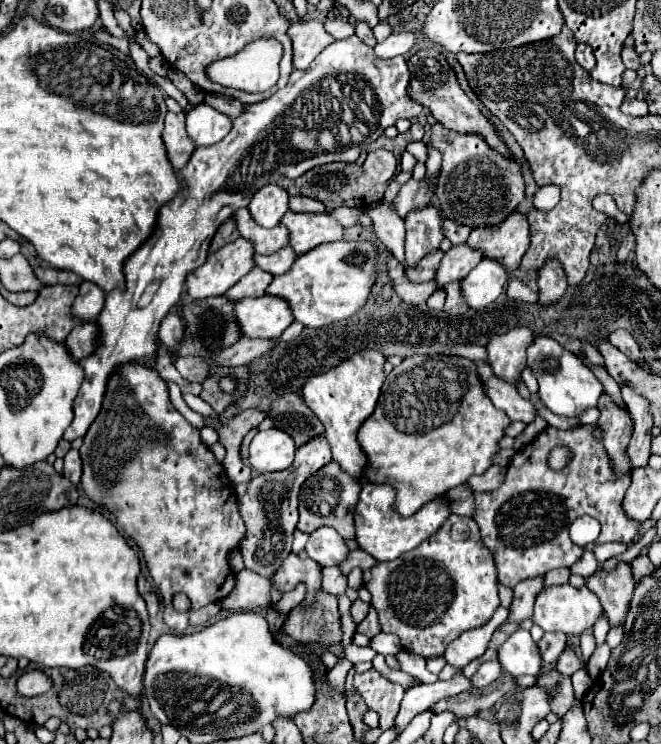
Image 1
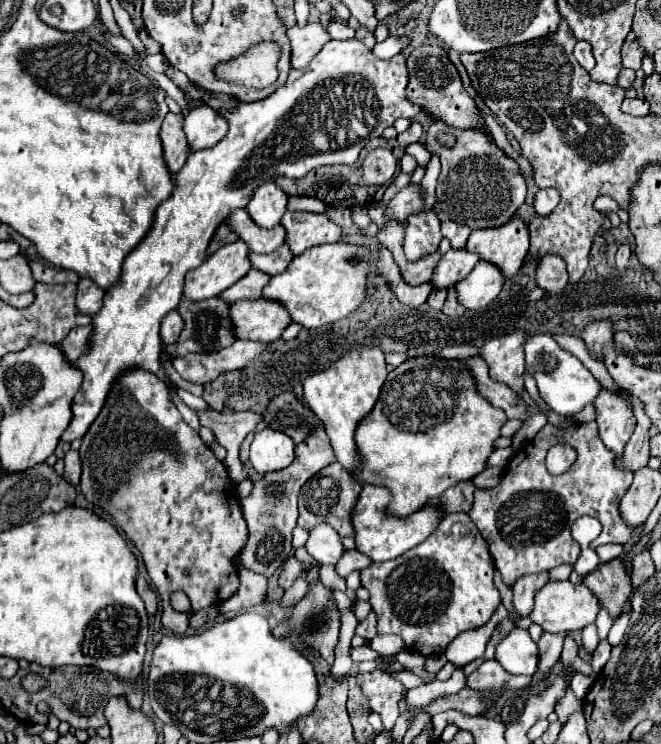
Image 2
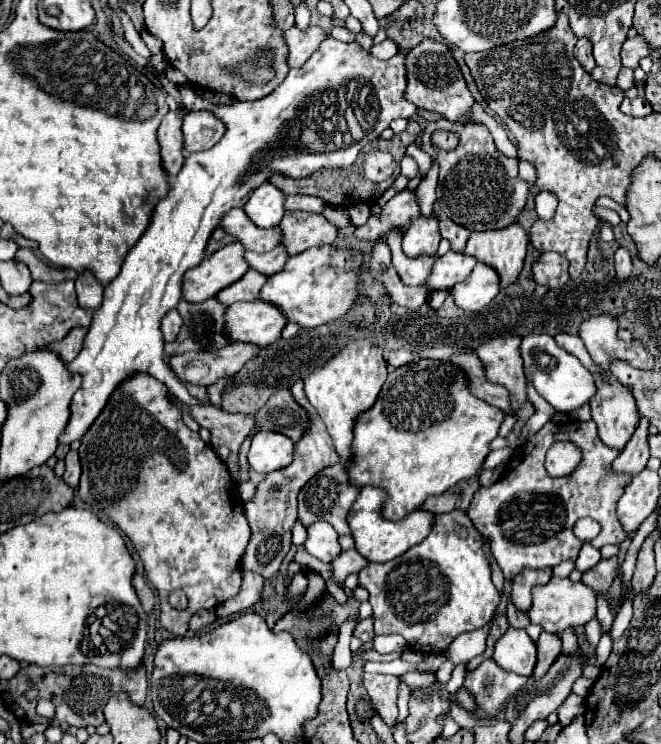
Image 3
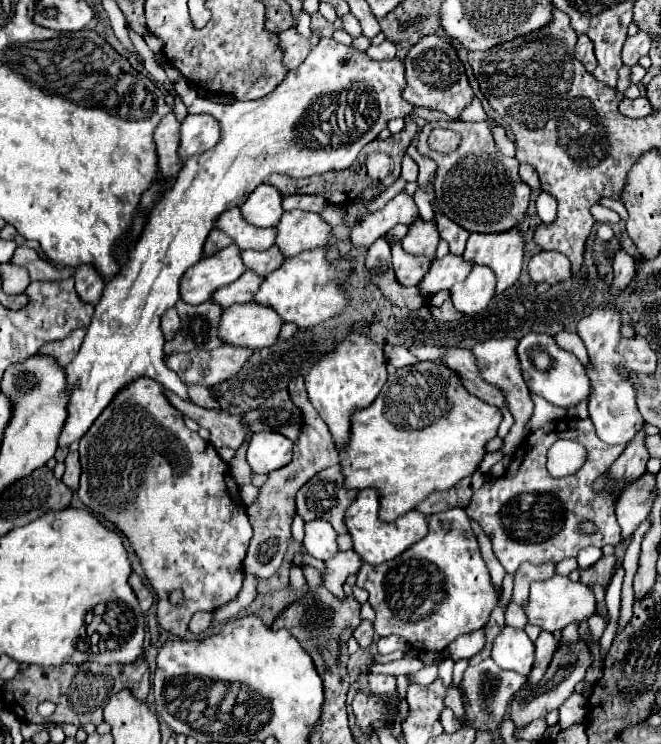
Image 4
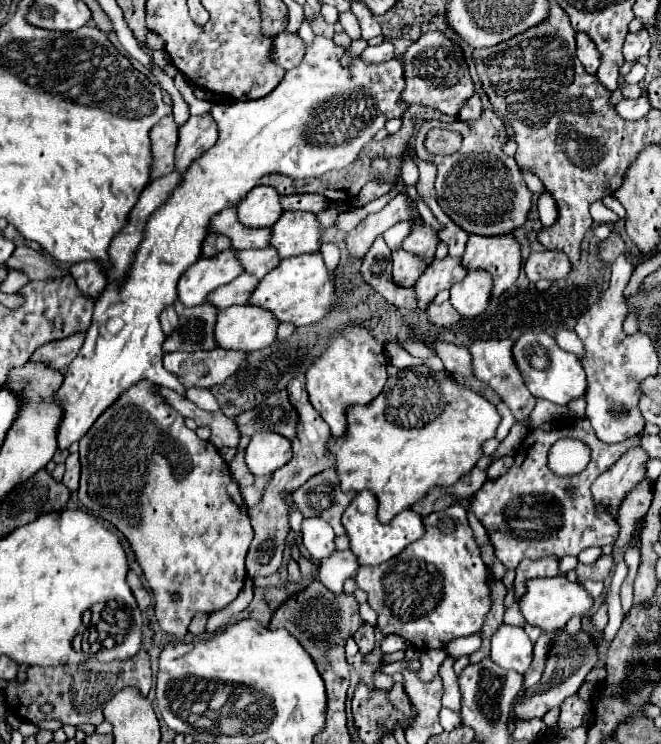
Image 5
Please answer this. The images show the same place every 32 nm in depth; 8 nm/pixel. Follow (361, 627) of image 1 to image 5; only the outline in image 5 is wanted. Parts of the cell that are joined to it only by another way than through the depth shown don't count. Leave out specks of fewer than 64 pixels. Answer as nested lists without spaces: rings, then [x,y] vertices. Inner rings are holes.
[[[364,624],[360,630],[356,630],[354,640],[356,640],[358,648],[360,648],[360,654],[364,654],[364,656],[370,654],[370,652],[374,650],[374,646],[376,646],[376,640],[374,640],[374,628],[372,628],[370,624]]]

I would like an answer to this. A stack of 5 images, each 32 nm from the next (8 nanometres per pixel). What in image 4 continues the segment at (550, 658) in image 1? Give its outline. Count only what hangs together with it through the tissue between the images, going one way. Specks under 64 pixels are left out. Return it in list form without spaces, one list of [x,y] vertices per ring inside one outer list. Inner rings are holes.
[[[540,632],[538,640],[536,640],[534,666],[528,674],[528,684],[536,684],[544,676],[544,668],[548,668],[548,658],[552,658],[554,650],[556,650],[556,634]]]

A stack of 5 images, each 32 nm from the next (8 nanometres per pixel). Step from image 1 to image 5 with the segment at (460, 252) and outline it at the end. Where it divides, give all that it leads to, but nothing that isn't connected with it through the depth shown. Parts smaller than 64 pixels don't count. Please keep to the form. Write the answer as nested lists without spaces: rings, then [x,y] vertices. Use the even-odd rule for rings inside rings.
[[[448,256],[444,260],[434,260],[414,284],[418,308],[426,310],[440,290],[452,288],[452,284],[462,280],[466,274],[468,272],[464,272],[464,268],[460,268],[460,260],[456,260],[452,256]]]

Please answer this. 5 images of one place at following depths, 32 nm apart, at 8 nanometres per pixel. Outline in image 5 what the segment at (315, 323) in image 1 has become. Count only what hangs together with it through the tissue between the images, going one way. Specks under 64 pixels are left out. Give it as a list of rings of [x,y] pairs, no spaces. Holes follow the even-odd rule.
[[[312,252],[280,260],[280,264],[258,282],[258,286],[248,298],[248,304],[272,312],[274,318],[280,322],[292,322],[294,326],[308,326],[314,324],[316,320],[322,320],[326,312],[332,310],[336,298],[338,298],[336,286],[328,276],[322,254]]]

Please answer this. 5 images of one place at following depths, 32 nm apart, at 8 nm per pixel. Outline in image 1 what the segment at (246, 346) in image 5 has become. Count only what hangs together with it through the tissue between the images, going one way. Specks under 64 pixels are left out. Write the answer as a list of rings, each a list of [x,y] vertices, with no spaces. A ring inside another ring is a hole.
[[[272,296],[244,298],[236,302],[234,314],[242,336],[262,340],[278,340],[288,324],[294,322],[292,312],[288,312],[288,304]]]

